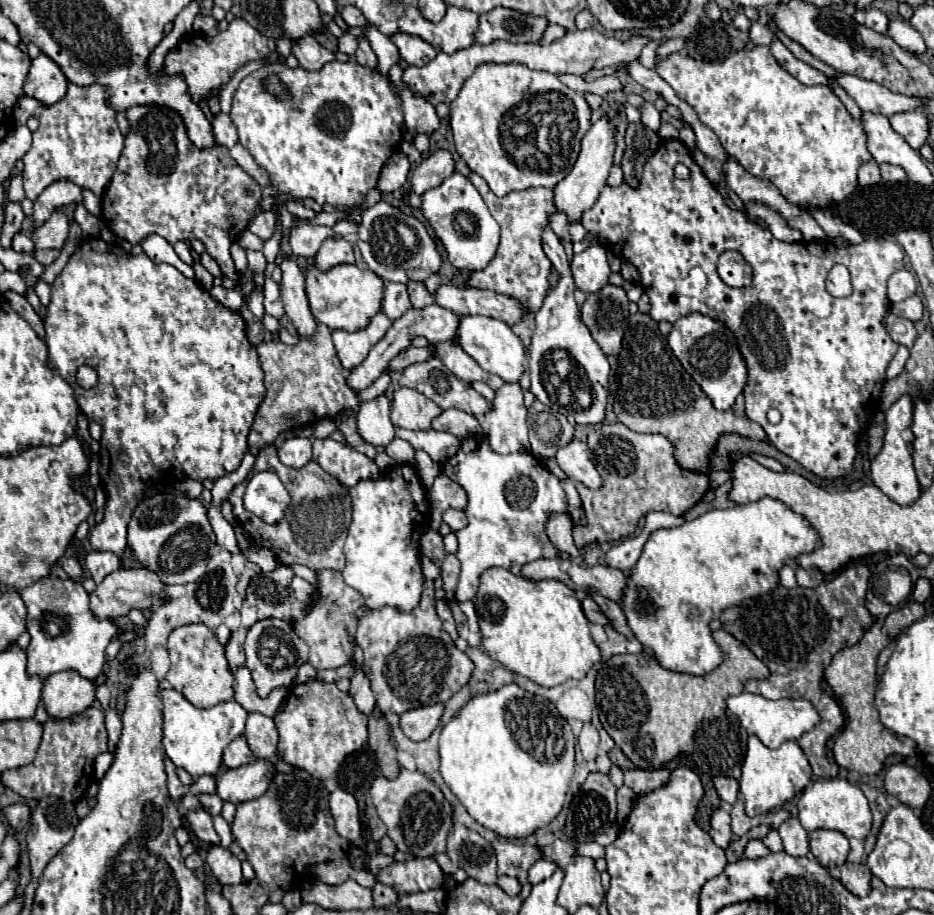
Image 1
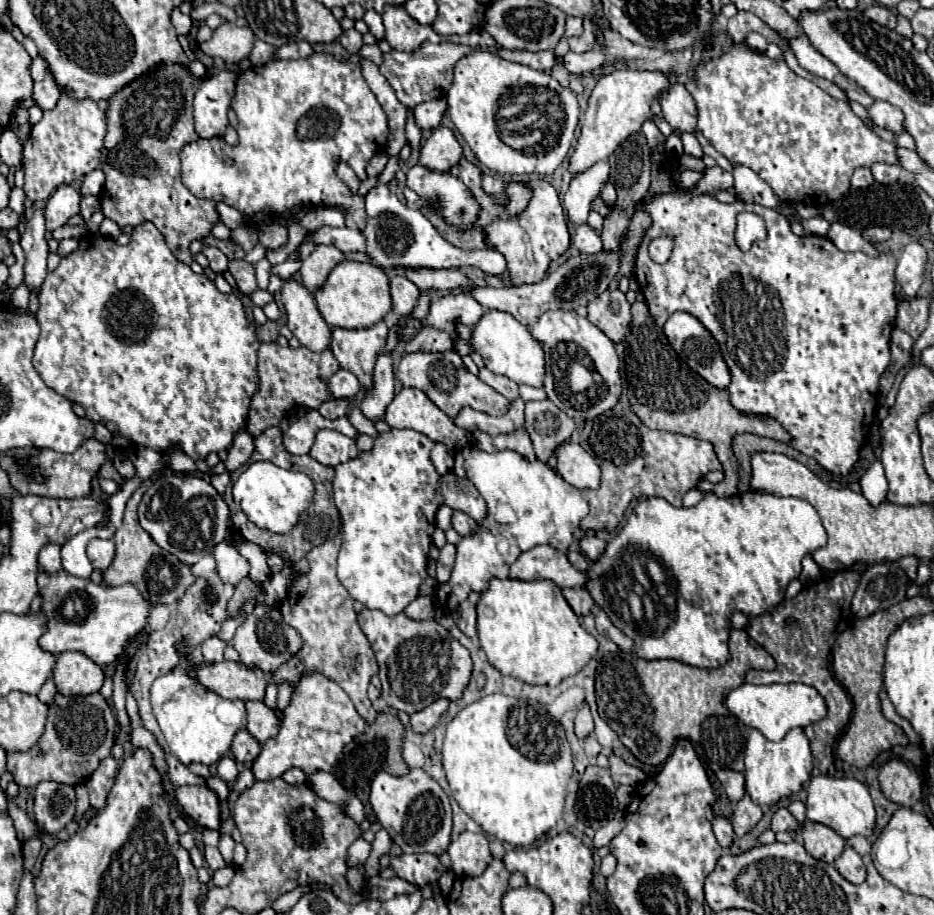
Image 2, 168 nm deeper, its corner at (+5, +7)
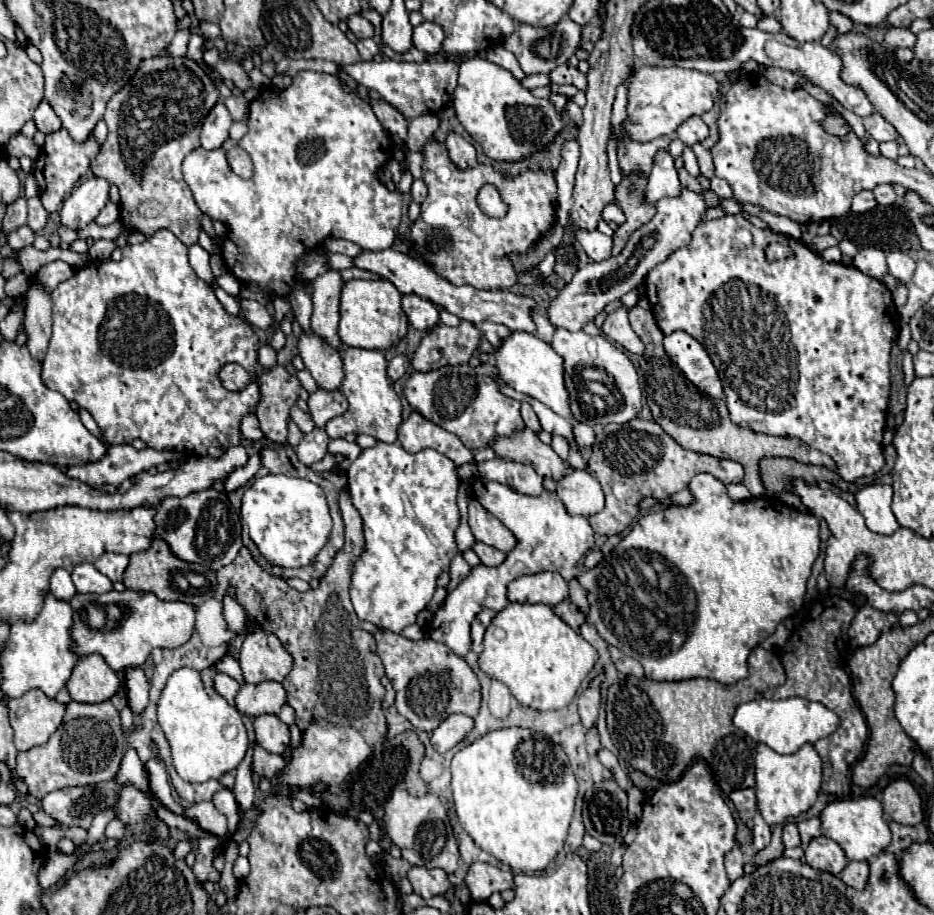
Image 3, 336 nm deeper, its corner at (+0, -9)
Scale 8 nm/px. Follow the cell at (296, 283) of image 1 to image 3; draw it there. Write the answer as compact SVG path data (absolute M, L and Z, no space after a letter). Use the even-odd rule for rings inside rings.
M304 332L298 340L298 352L304 366L310 370L320 388L340 388L342 384L342 358L336 348L332 348L322 336Z

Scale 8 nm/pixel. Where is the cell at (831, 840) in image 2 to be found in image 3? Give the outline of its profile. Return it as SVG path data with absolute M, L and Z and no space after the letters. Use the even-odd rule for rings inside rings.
M818 836L806 848L806 862L816 870L830 872L836 876L846 868L848 858L834 840L830 840L826 836Z

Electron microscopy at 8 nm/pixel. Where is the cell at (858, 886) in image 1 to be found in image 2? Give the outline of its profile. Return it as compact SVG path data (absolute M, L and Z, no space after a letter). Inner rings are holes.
M847 846L843 850L843 854L835 860L835 868L841 872L841 876L853 884L861 884L865 880L865 864L861 860L861 856Z

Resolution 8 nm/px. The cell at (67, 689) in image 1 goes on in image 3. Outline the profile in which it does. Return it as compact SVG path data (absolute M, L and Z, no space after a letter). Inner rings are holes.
M90 654L76 662L66 688L74 702L98 704L110 700L118 692L120 680L116 672L102 660L102 656Z

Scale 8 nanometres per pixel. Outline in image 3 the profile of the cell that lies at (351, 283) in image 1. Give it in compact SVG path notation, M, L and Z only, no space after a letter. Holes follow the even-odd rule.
M348 280L340 296L338 336L346 346L386 350L408 332L408 318L400 306L402 294L388 280Z

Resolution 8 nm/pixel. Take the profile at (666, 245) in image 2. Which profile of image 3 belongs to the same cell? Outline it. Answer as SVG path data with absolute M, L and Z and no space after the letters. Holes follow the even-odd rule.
M682 188L680 196L674 198L662 198L656 202L656 216L638 228L626 242L624 250L616 258L608 258L604 262L590 262L582 268L576 270L572 280L558 292L556 298L550 300L546 316L552 322L554 328L564 328L564 330L582 330L586 322L592 322L610 302L622 298L628 290L632 290L636 284L642 284L650 268L666 260L674 248L682 248L690 242L690 236L698 222L702 220L704 212L712 206L720 204L720 196L714 190L704 190L700 194Z

